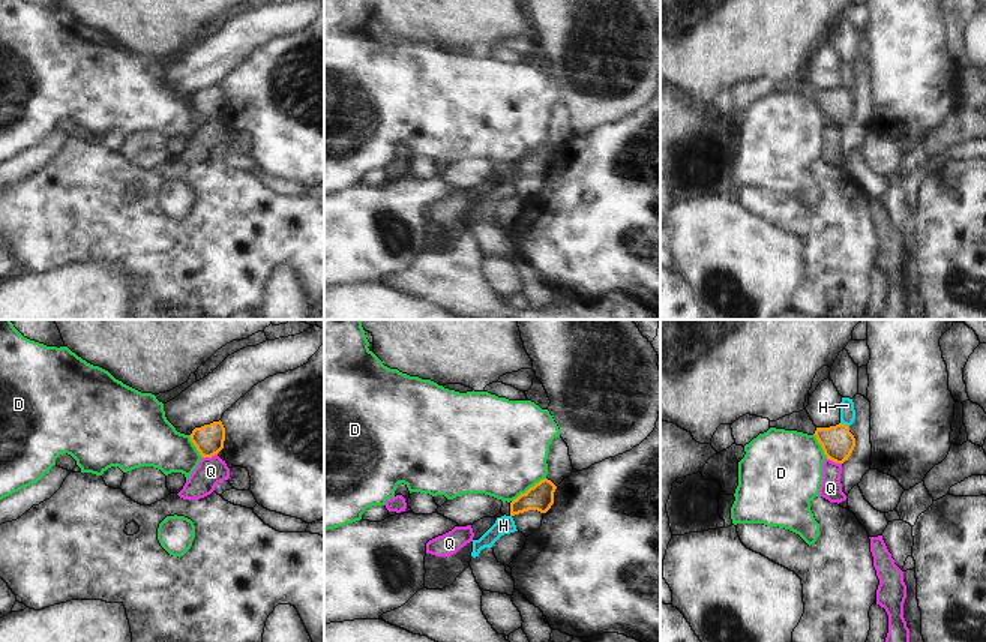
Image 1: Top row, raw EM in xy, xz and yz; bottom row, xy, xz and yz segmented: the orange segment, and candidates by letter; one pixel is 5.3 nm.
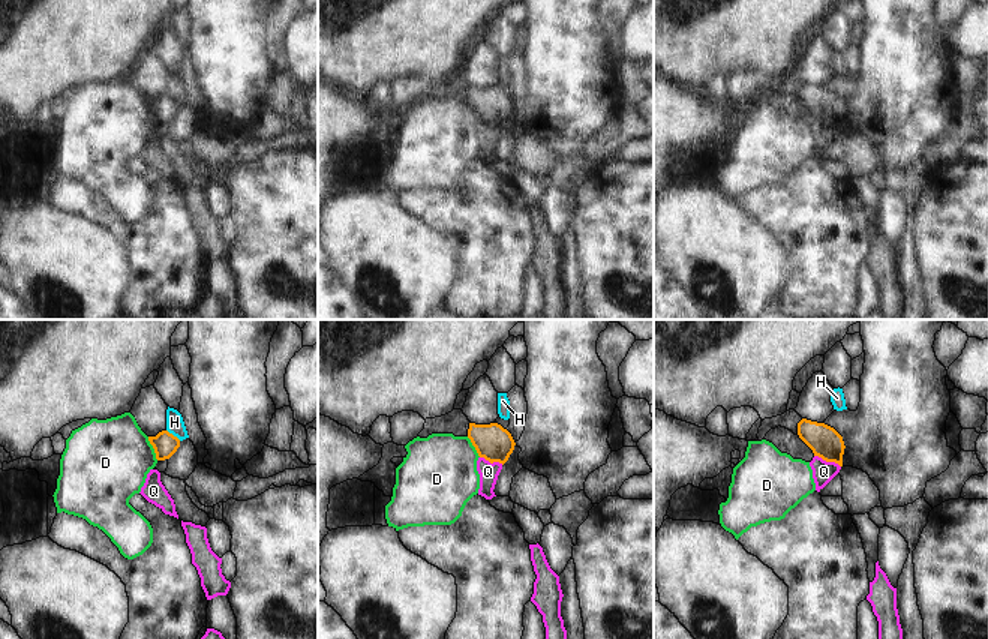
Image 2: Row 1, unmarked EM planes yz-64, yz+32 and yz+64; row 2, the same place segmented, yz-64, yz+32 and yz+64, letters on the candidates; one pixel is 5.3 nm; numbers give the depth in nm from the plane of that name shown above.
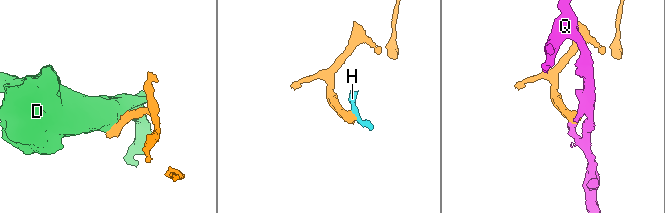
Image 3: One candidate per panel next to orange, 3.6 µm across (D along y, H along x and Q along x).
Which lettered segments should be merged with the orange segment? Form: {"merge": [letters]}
{"merge": []}

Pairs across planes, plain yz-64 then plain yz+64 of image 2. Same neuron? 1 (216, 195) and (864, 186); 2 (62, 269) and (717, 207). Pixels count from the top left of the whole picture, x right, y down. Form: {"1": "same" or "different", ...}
{"1": "different", "2": "same"}

